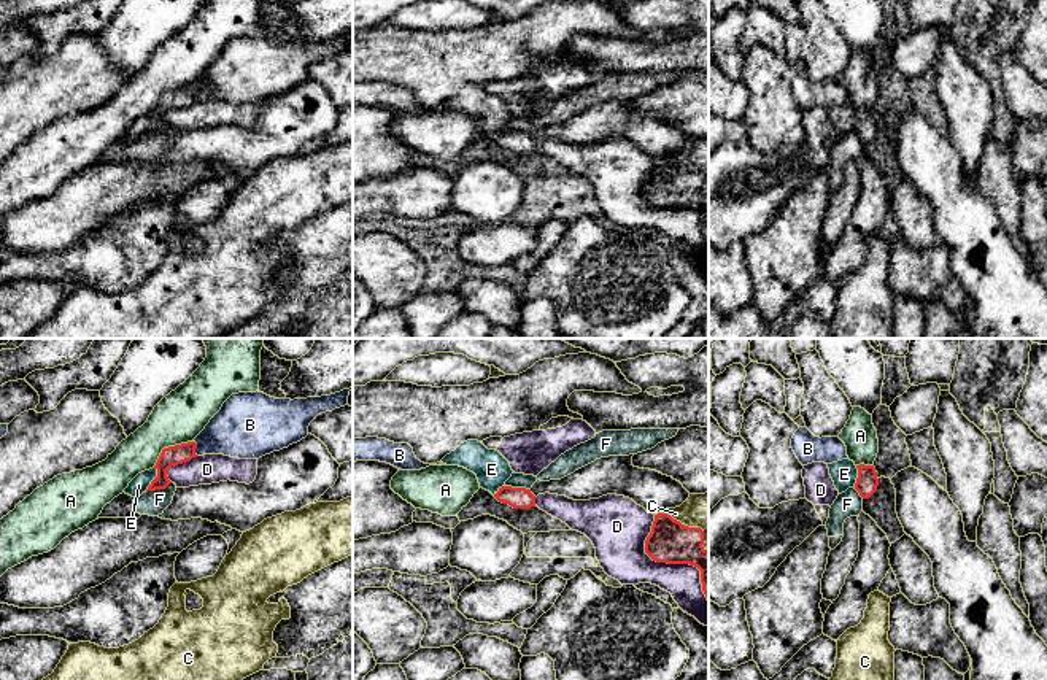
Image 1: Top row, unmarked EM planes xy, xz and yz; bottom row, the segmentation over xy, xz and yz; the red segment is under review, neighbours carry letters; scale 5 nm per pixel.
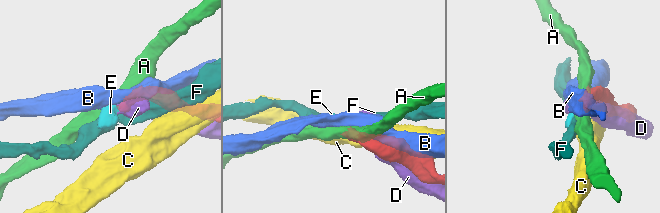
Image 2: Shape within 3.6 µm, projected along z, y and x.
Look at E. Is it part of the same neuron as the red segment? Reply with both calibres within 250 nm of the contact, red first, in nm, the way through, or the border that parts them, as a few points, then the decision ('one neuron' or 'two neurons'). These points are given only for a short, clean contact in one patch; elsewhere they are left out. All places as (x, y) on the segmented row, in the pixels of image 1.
calibres 100 and 90 nm; way xy (175, 455), (153, 480), (139, 485); one neuron

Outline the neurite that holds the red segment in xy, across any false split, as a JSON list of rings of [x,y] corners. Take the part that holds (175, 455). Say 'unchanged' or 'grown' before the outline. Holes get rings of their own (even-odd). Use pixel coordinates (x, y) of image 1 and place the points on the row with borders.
grown; [[[195,442],[164,448],[156,466],[138,473],[124,489],[124,493],[132,497],[140,497],[148,491],[165,489],[172,483],[167,477],[167,470],[172,466],[178,466],[195,458],[195,448]]]

